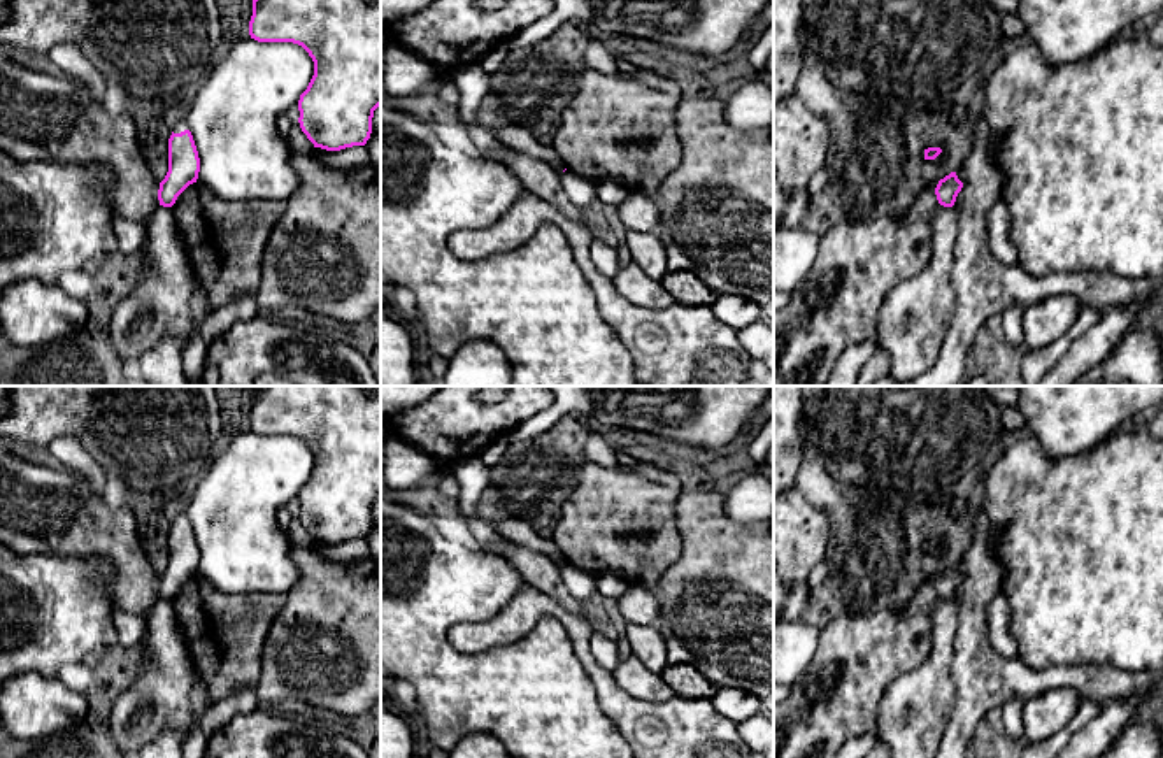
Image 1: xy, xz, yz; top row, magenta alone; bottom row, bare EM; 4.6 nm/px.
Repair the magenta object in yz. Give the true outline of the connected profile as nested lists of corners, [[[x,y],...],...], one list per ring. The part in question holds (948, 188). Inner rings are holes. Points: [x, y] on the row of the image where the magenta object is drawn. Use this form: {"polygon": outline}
{"polygon": [[[951,172],[944,179],[940,179],[935,188],[938,204],[944,207],[953,207],[961,188],[963,182],[958,179],[956,172]]]}

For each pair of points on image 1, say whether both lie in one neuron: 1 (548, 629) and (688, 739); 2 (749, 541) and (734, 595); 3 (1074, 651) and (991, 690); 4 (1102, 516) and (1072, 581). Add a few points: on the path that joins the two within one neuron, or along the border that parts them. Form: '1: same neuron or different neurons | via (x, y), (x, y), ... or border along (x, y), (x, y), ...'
1: different neurons | border along (548, 614), (562, 625), (576, 657), (595, 683)
2: same neuron | via (749, 555), (748, 581)
3: different neurons | border along (1018, 657), (1037, 669), (1077, 665)
4: same neuron | via (1102, 537), (1102, 565), (1093, 576)

